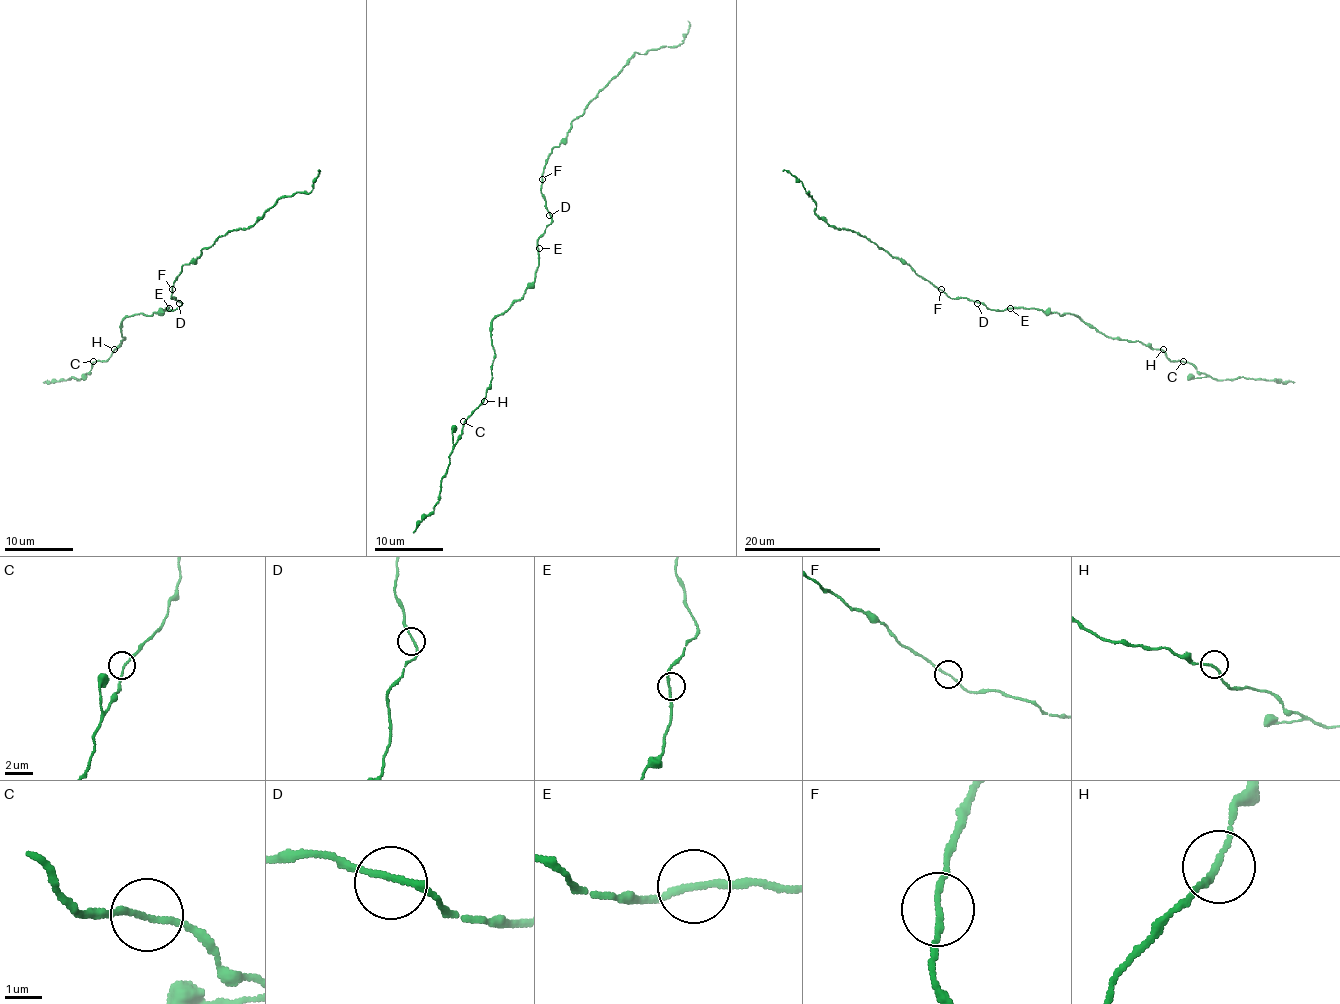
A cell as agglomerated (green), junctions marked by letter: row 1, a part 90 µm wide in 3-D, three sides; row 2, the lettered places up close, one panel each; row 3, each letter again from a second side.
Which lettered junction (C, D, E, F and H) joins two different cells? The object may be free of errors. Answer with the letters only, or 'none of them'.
none of them

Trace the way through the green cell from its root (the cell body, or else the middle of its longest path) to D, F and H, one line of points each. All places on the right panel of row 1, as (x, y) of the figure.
D: (1010, 308), (989, 310), (977, 303)
F: (1010, 308), (989, 310), (967, 298), (950, 298), (941, 289)
H: (1010, 308), (1034, 308), (1060, 315), (1073, 313), (1109, 337), (1140, 341), (1154, 349), (1163, 349)

